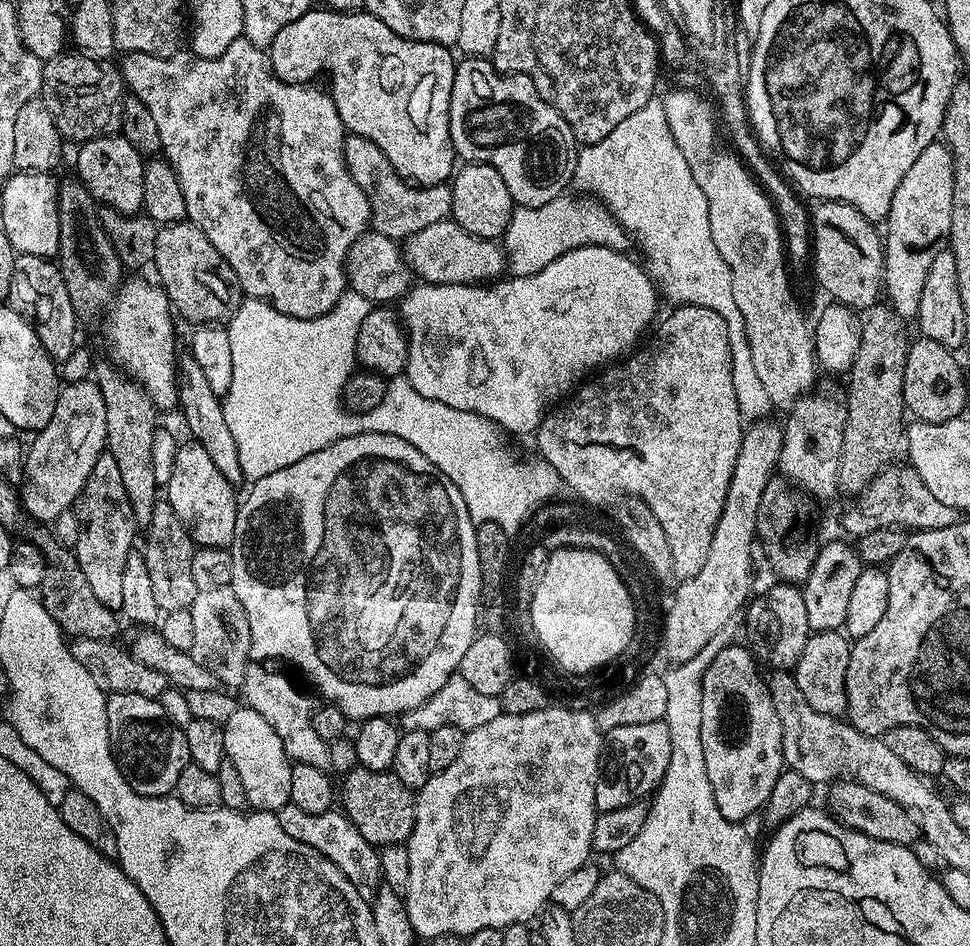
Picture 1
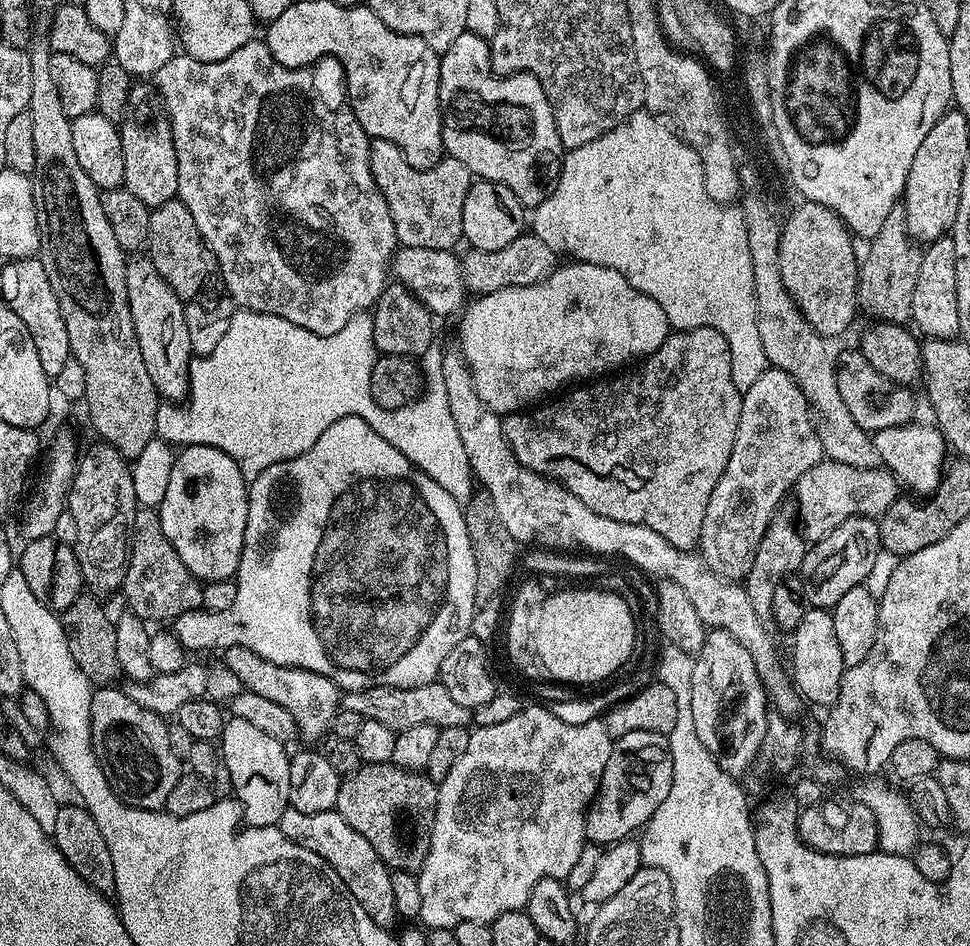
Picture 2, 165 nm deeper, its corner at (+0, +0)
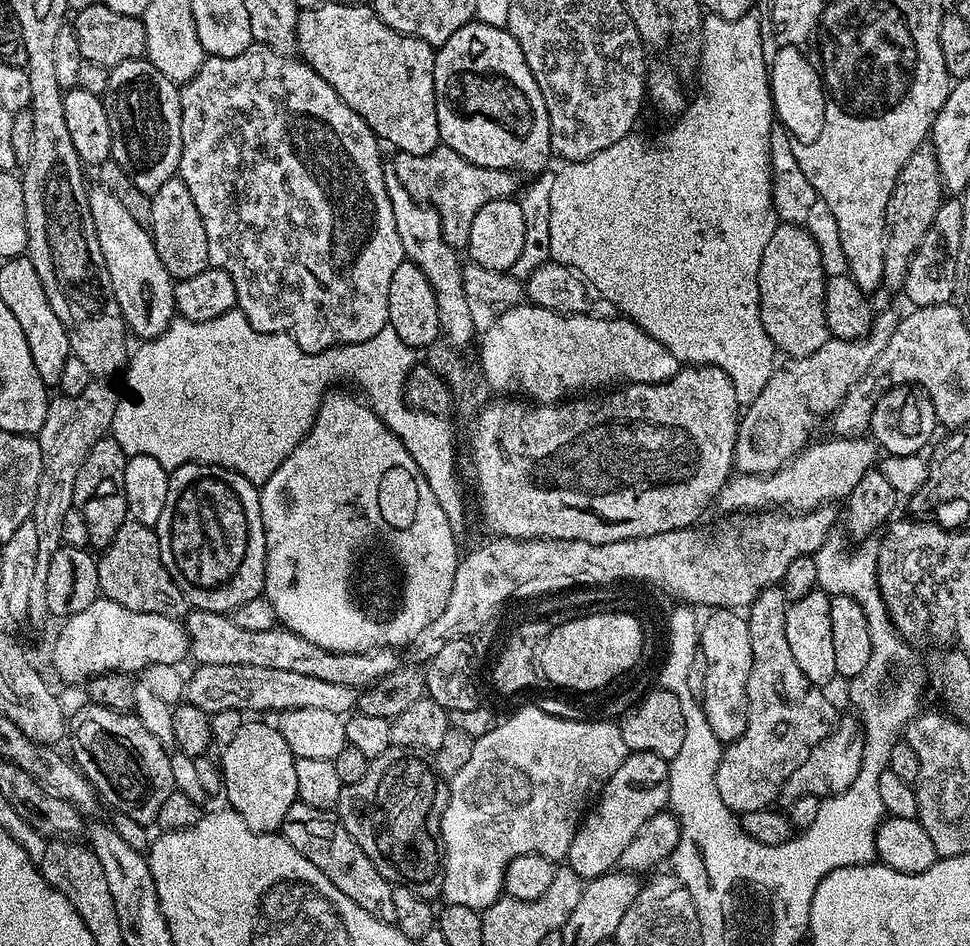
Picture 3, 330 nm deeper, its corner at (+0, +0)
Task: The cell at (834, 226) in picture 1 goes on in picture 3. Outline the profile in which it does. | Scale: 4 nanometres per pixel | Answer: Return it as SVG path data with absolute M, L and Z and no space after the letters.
M777 223L762 262L758 266L758 298L760 317L772 344L785 357L809 356L830 338L824 309L824 282L822 256L814 238L804 226Z

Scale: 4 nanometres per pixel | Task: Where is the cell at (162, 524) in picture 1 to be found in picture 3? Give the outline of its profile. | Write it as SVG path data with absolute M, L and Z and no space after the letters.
M131 518L125 520L118 534L114 534L110 546L99 553L96 569L103 599L118 602L118 606L126 606L126 610L177 618L187 617L190 611L188 599L174 578L170 578L162 562L155 528L142 526Z

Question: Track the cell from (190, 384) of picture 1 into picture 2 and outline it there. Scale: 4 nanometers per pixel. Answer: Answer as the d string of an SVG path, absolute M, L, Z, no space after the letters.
M132 258L128 260L128 269L126 270L126 286L128 290L128 301L130 302L130 310L134 318L134 328L138 334L138 344L142 350L142 358L146 362L146 370L150 370L150 382L154 382L156 391L160 393L161 397L168 402L180 402L189 395L190 392L190 377L192 374L192 361L194 353L190 346L190 330L186 330L186 314L184 313L185 301L181 300L178 294L174 294L174 290L165 280L158 274L158 270L151 262L151 259L144 258L144 260L136 260L140 258Z

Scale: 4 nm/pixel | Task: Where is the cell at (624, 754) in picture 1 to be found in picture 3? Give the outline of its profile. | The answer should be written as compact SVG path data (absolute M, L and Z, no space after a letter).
M629 752L622 766L614 770L614 774L581 820L574 834L574 842L570 842L567 867L575 870L587 882L605 876L619 865L622 850L626 850L626 845L633 840L634 834L638 834L638 830L642 830L642 826L650 818L654 818L654 814L669 807L668 765L669 761L658 754Z

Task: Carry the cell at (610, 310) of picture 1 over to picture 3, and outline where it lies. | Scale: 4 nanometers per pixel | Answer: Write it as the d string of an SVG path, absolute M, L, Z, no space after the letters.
M521 302L506 310L506 314L499 316L494 324L482 333L479 344L478 368L482 379L488 383L493 393L519 394L529 401L542 404L559 401L569 394L587 393L584 392L587 388L600 390L605 386L666 382L682 367L680 361L674 358L674 354L670 354L670 350L662 346L662 342L655 340L630 319L565 314L549 308L539 308L531 302Z

